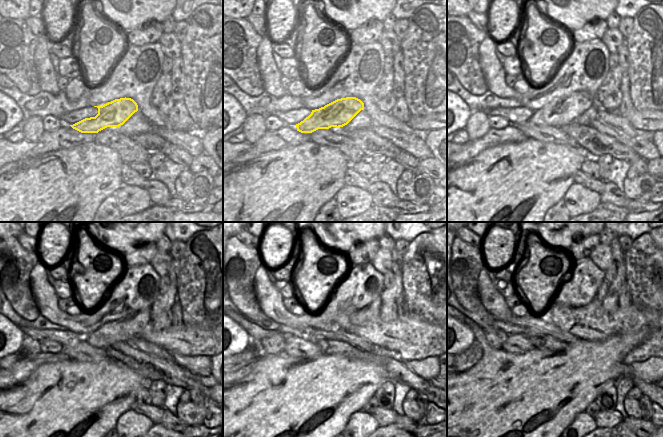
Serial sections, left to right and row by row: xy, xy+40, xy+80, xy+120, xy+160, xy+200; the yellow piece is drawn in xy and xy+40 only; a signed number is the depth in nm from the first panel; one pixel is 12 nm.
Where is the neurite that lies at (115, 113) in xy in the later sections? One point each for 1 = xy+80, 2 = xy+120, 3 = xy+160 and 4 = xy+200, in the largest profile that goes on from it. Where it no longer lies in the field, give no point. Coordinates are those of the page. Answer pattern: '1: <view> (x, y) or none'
1: xy+80 (561, 111)
2: xy+120 (115, 331)
3: xy+160 (371, 312)
4: xy+200 (603, 289)

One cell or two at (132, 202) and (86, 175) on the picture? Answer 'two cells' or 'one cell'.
two cells

